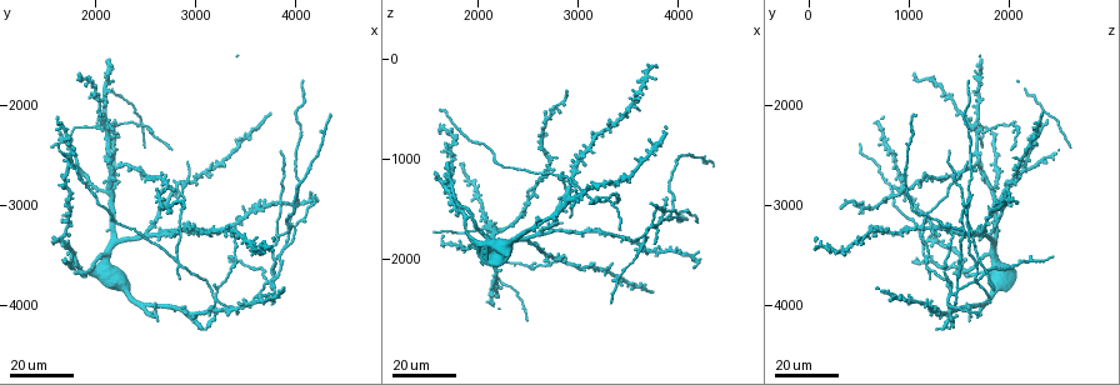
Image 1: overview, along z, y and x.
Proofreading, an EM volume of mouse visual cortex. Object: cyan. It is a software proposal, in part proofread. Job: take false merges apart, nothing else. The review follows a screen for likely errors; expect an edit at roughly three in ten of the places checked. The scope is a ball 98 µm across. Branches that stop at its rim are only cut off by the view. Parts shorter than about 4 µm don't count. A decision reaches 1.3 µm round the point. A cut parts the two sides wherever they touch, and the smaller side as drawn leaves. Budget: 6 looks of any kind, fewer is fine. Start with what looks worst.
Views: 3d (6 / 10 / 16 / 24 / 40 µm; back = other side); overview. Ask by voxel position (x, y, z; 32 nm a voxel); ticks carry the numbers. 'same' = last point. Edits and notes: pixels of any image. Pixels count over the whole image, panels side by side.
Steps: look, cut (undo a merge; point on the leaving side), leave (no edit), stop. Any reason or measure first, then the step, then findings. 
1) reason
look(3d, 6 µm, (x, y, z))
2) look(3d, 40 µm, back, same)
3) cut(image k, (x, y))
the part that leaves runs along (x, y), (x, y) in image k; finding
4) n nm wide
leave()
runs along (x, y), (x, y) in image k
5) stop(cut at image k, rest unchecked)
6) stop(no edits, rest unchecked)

two arms in line, one across
look(3d, 16 µm, (2800, 3580, 1160))

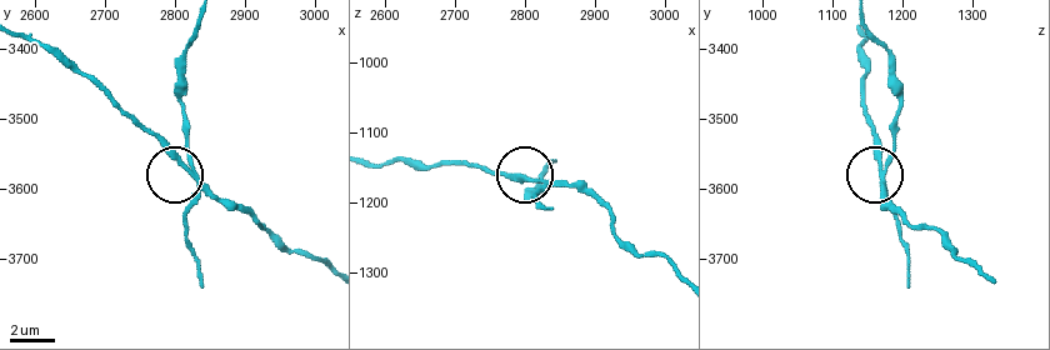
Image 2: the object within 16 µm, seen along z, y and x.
look(3d, 6 µm, (2815, 3570, 1175))

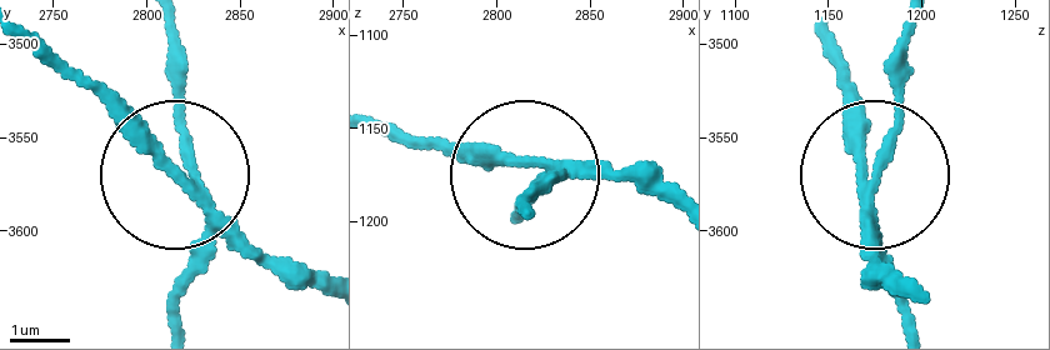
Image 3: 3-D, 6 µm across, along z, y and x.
side arm 67 µm; 3 arms
cut(image 3, (176, 294))
a second neuron is stuck on

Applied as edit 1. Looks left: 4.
thin arm on a thick one
look(3d, 24 µm, (3720, 3740, 1660))

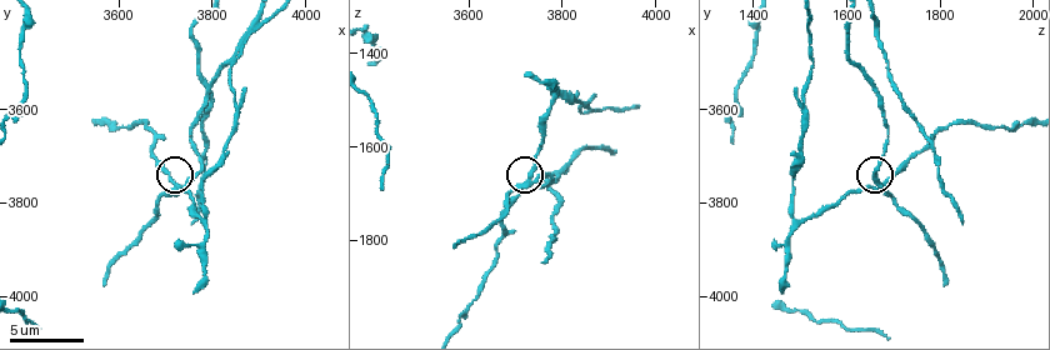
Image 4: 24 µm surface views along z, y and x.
look(3d, 10 µm, (3740, 3765, 1645))

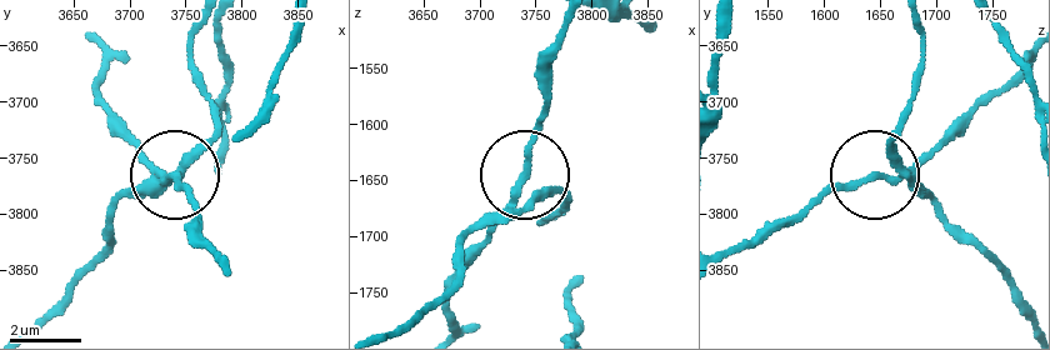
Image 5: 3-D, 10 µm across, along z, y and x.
210 nm wide
leave()
one neuron here

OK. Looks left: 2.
arms part here
look(3d, 6 µm, (3790, 3565, 1670))

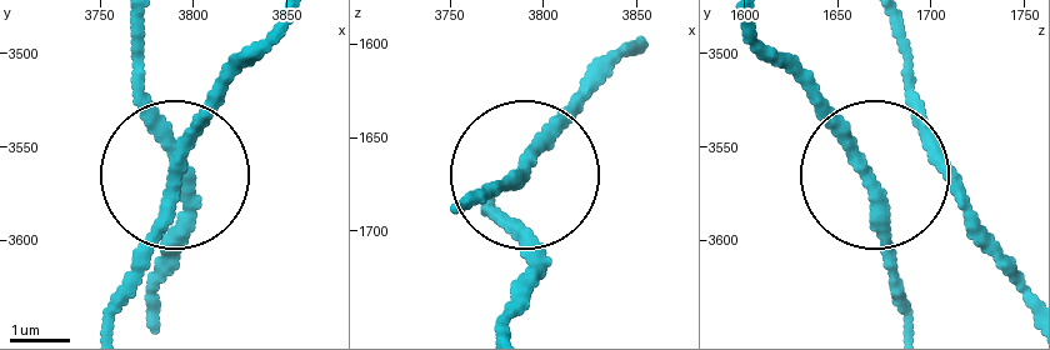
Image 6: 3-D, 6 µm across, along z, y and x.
other side
look(3d, 6 µm, back, (3788, 3570, 1668))

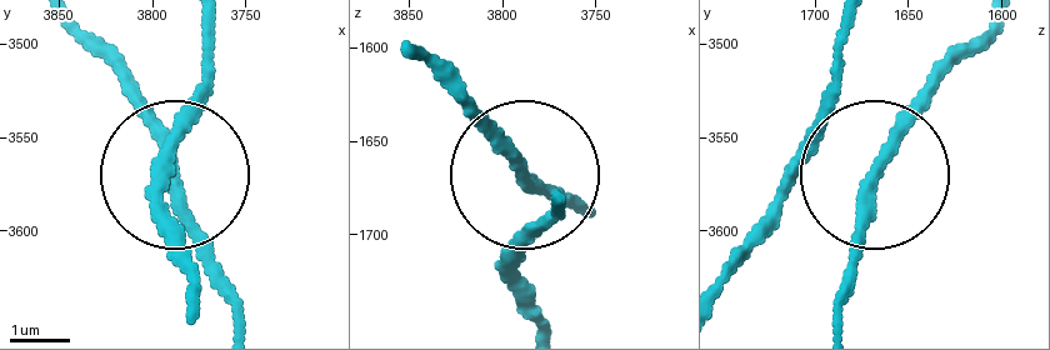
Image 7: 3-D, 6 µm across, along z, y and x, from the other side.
side arm 76 µm
leave()
continuous, no second neuron

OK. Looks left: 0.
stop(cut at image 3, rest unchecked)

